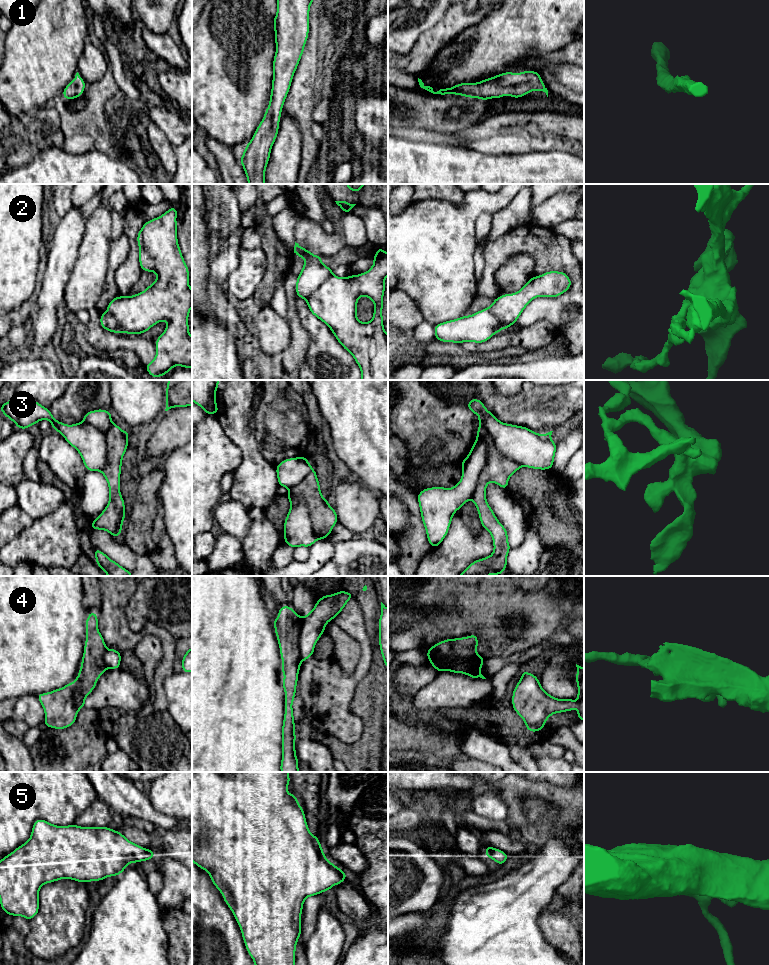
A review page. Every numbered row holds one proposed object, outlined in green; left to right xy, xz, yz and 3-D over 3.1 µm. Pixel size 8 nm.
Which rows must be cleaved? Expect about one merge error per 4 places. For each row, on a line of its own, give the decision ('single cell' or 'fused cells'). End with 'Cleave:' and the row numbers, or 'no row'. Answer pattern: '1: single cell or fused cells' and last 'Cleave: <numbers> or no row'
1: single cell
2: fused cells
3: fused cells
4: fused cells
5: single cell
Cleave: 2, 3, 4

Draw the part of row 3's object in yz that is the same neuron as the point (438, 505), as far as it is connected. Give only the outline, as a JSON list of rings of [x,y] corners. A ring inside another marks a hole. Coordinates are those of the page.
[[[475,397],[467,403],[467,407],[479,416],[479,428],[468,456],[461,462],[460,481],[452,488],[425,488],[417,495],[421,519],[432,548],[440,545],[447,536],[455,512],[472,499],[488,458],[483,429],[490,433],[495,446],[505,457],[531,469],[553,468],[557,445],[552,439],[545,438],[527,427],[499,421],[483,402]]]

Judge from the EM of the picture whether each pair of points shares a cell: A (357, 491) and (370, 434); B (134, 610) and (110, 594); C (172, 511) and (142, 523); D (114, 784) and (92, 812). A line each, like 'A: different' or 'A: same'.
A: different
B: different
C: different
D: different

